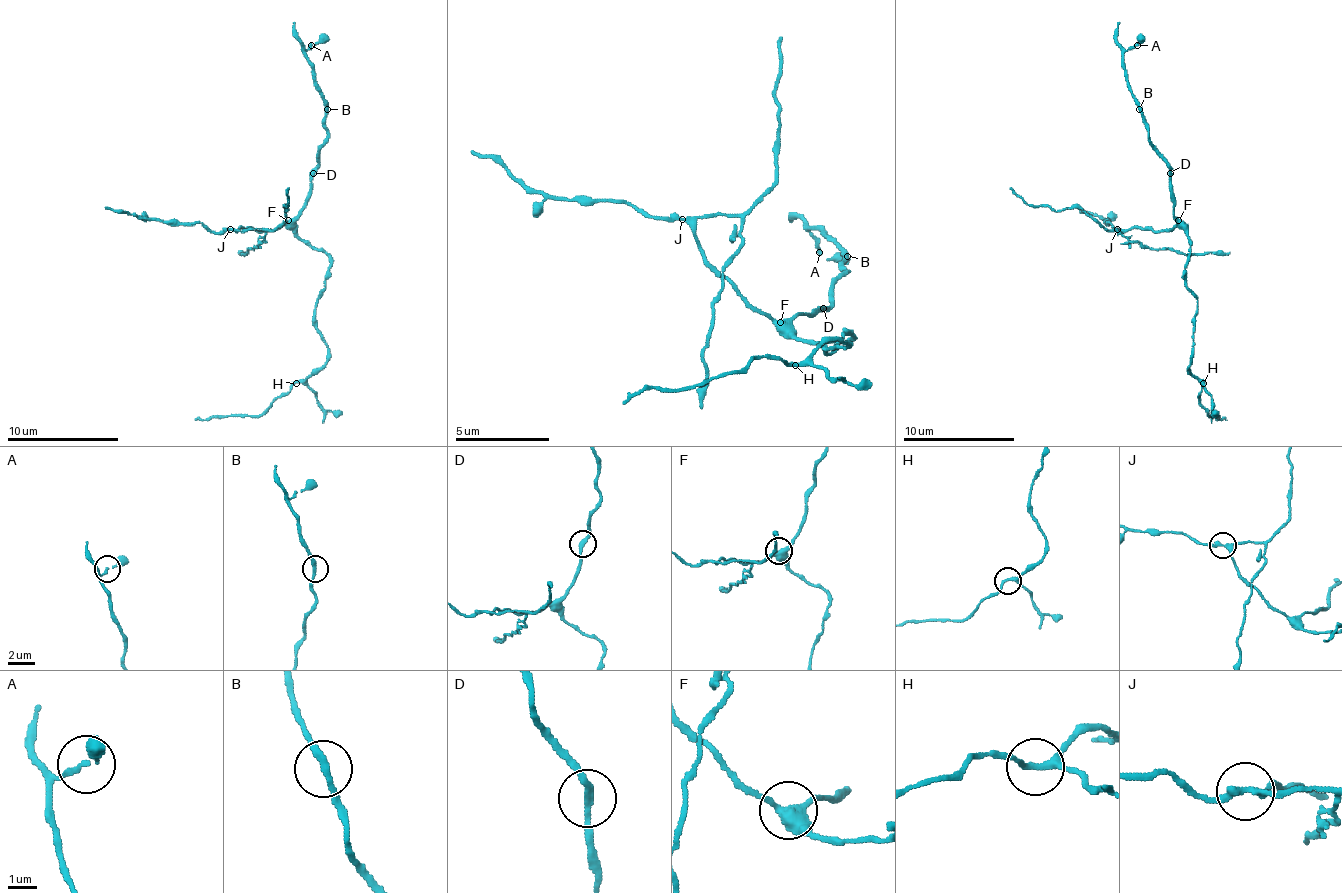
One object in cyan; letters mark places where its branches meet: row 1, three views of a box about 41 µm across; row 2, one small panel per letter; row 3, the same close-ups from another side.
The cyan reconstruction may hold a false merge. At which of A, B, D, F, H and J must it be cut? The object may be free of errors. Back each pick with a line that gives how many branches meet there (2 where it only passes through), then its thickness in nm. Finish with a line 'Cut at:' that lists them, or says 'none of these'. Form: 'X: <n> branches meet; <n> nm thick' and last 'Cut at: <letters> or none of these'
J: 3 branches meet; 220 nm thick
Cut at: J

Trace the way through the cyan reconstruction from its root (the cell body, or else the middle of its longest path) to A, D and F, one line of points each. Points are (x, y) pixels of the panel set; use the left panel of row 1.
A: (321, 251), (296, 234), (293, 220), (310, 190), (316, 153), (327, 142), (324, 97), (305, 53), (310, 44)
D: (321, 251), (310, 248), (296, 234), (293, 220), (305, 204), (313, 173)
F: (321, 251), (310, 248), (288, 220)

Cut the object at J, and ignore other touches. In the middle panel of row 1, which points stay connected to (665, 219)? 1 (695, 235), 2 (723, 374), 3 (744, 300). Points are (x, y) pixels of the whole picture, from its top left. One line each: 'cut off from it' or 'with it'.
1: with it
2: with it
3: with it

